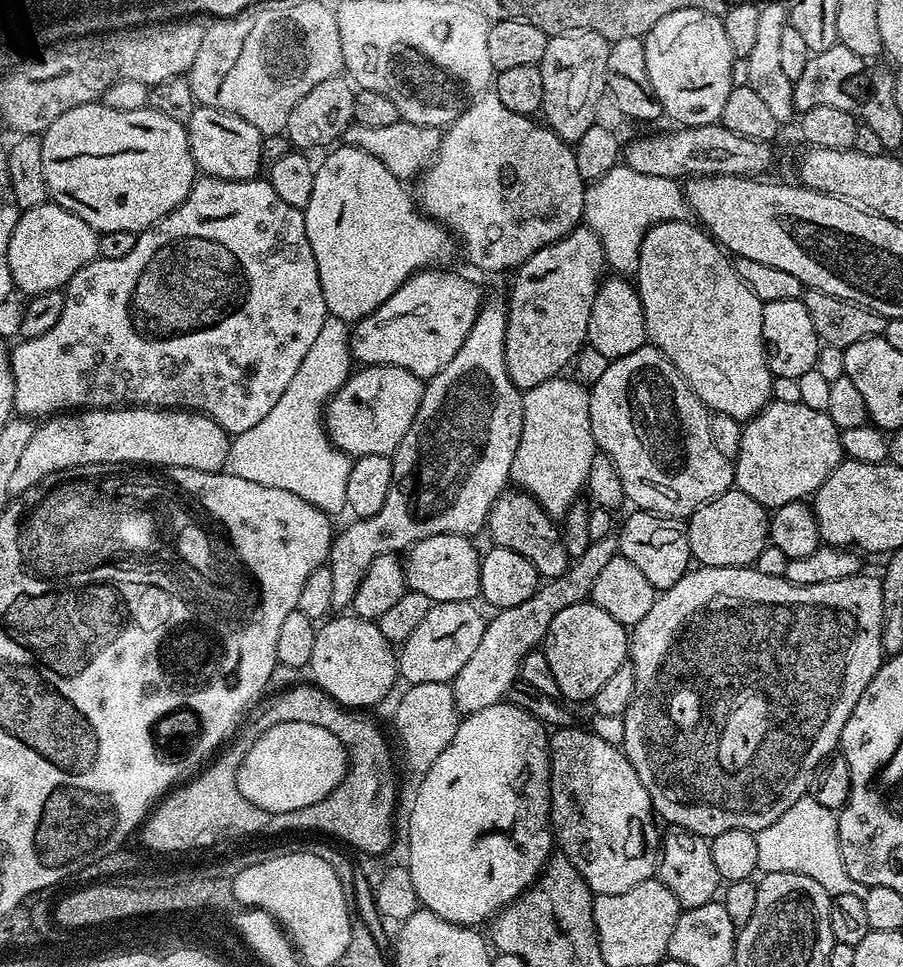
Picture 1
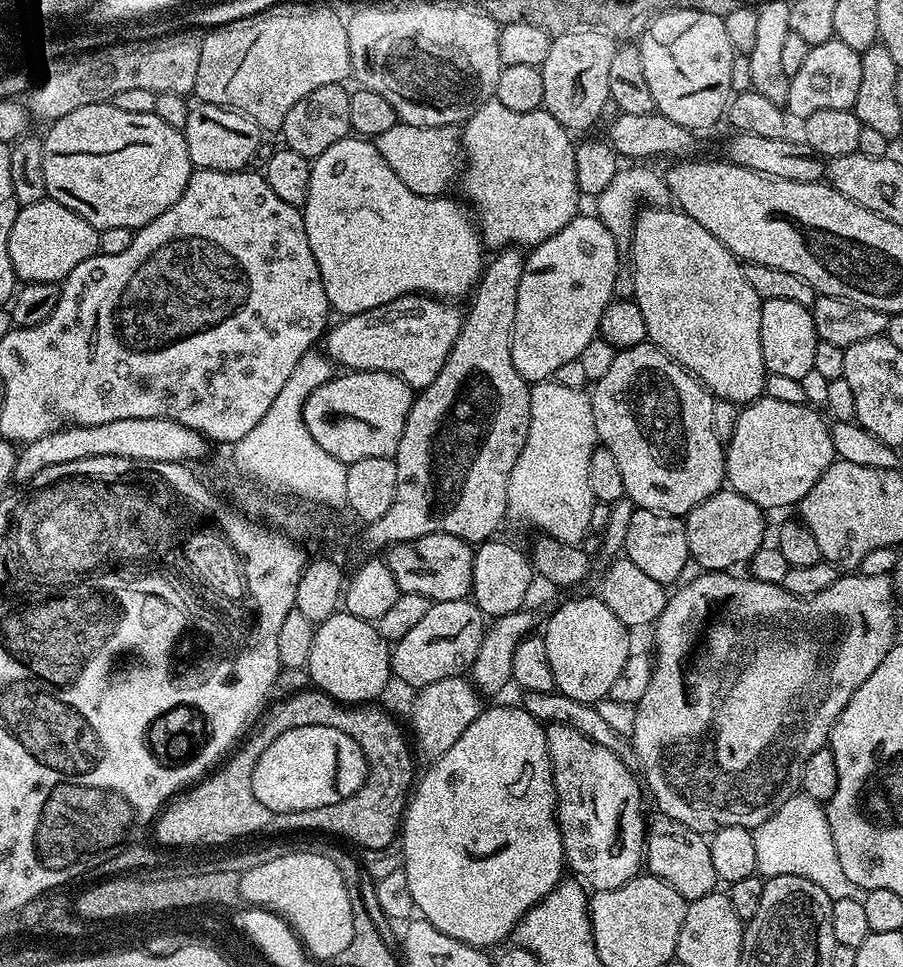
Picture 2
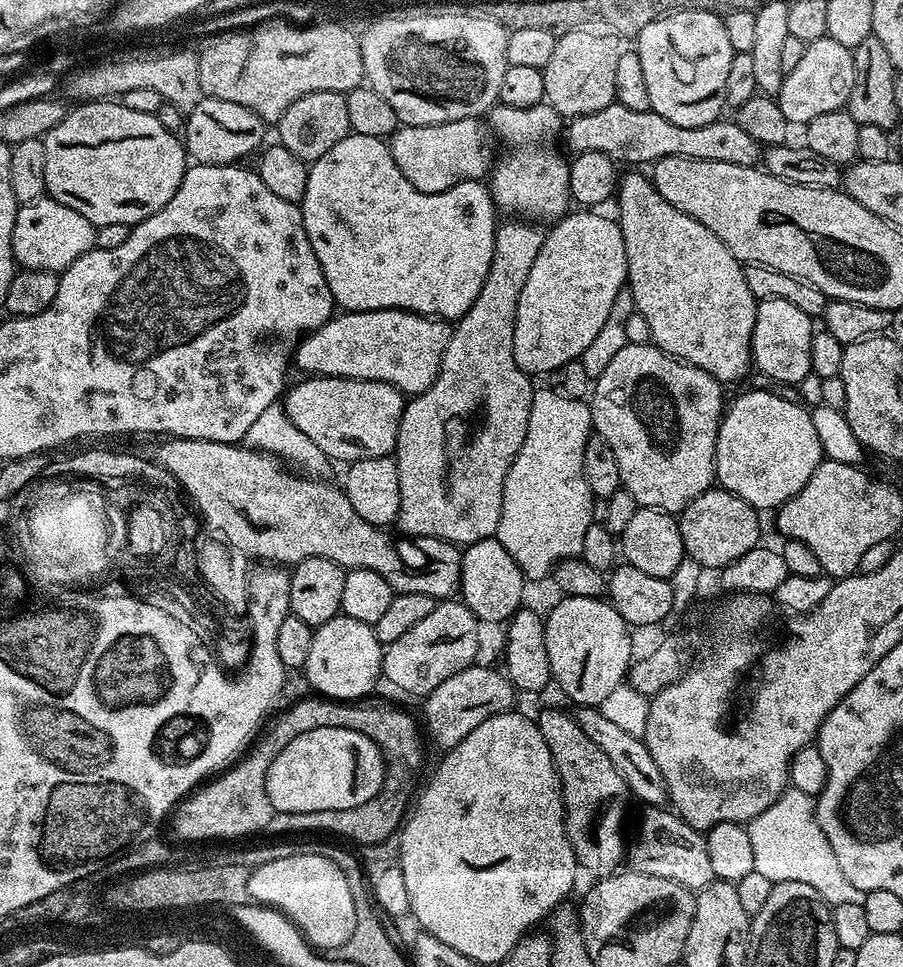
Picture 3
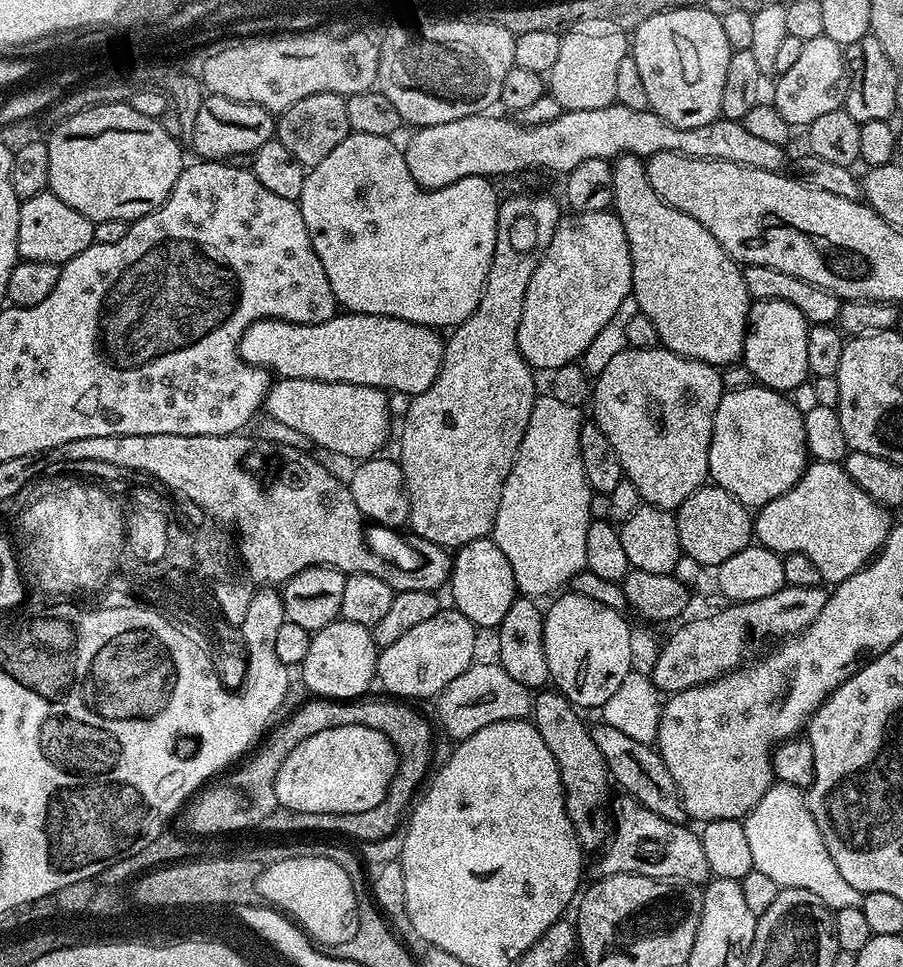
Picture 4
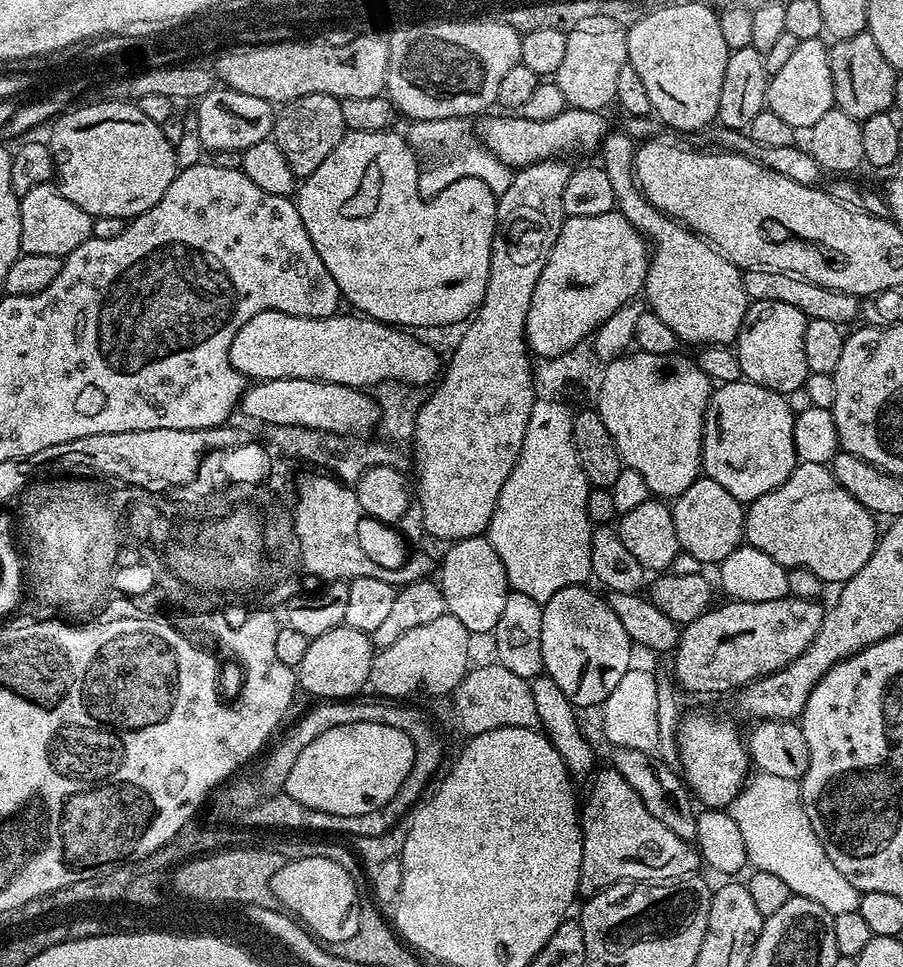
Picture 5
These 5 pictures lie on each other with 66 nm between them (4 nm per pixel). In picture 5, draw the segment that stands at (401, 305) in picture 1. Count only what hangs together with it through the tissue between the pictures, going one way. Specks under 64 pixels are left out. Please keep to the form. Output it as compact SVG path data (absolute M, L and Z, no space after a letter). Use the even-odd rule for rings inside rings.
M266 310L262 314L254 314L254 318L250 318L250 322L246 322L246 326L242 326L242 330L238 330L238 334L234 334L234 342L230 342L230 362L234 366L234 370L238 370L252 382L281 380L282 378L290 378L291 380L321 380L327 384L345 384L351 388L359 388L361 390L371 389L384 380L397 380L400 383L408 385L428 386L441 375L442 356L440 360L439 354L430 345L423 344L416 337L419 335L413 334L411 331L399 326L384 324L381 320L369 320L363 314L351 315L343 316L343 314L337 314L335 316L327 316L326 318L306 318L305 316L295 316L294 314L286 314L285 312L275 312L274 310Z

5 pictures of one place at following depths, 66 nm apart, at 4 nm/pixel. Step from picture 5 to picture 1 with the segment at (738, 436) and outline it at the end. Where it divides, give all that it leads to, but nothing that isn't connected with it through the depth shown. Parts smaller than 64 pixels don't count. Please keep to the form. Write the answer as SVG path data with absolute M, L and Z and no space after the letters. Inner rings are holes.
M792 398L786 402L773 399L743 428L734 455L734 484L769 510L795 500L807 501L846 456L840 441L841 429L827 411L820 409L819 412L808 404L795 404Z

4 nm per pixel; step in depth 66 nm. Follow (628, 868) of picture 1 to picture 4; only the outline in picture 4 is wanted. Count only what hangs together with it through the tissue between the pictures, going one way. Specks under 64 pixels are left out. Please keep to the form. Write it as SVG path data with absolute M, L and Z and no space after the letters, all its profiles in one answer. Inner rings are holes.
M540 690L533 699L530 720L535 724L538 734L542 734L542 742L550 746L550 754L554 754L554 762L558 766L564 787L566 810L580 847L585 853L592 854L592 851L595 853L603 849L610 836L610 775L589 725L584 725L584 720L579 715L583 716L561 692Z

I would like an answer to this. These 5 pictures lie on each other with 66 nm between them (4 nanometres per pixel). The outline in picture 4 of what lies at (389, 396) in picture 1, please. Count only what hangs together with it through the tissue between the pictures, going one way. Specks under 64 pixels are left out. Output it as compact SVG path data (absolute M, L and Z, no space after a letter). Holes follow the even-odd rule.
M280 378L269 388L263 411L268 412L268 420L290 426L290 430L297 432L305 441L313 440L318 447L336 456L359 462L375 457L388 440L388 427L394 421L389 397L385 389L374 386Z

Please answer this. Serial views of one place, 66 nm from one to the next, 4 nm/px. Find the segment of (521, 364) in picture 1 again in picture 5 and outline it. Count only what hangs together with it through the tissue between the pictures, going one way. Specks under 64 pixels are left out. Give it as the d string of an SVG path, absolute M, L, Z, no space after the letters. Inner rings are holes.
M619 210L594 214L594 218L567 217L550 250L546 266L542 266L542 274L538 274L538 284L530 298L524 327L529 353L536 358L553 357L566 354L576 345L583 345L584 339L587 341L616 310L643 289L649 255L649 245L640 231Z

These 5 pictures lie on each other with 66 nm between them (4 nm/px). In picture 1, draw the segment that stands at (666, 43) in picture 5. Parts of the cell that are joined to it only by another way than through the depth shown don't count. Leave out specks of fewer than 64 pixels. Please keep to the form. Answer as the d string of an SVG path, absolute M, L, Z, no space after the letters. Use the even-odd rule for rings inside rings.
M674 10L674 14L666 14L666 18L662 18L652 27L647 36L643 37L643 41L646 50L646 74L650 74L650 86L654 86L658 102L662 102L664 116L677 120L677 125L690 128L717 123L722 114L722 106L726 106L726 98L734 87L734 57L730 42L726 39L723 19L702 10Z

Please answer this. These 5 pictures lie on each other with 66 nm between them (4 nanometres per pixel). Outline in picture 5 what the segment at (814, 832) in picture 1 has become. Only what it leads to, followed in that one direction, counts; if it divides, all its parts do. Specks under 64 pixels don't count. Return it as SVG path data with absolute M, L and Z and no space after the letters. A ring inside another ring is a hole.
M760 772L753 775L745 784L743 792L737 796L730 806L734 822L738 822L738 830L742 830L742 838L746 842L748 863L755 871L769 872L782 878L786 882L789 893L793 896L805 896L810 902L818 902L822 910L826 910L831 917L838 914L850 914L860 906L862 893L830 862L822 842L818 842L818 834L814 834L814 826L810 826L810 818L806 818L806 810L802 806L800 785L790 778L777 778L774 774Z

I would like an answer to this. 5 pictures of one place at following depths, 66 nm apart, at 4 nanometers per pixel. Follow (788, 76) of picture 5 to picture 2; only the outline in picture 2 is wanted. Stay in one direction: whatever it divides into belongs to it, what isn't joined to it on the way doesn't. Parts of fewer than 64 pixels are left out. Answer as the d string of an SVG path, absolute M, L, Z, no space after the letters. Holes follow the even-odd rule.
M835 38L811 45L806 54L806 62L788 81L788 102L786 112L789 117L797 116L803 122L807 116L818 110L855 109L858 86L862 84L862 62L860 53L850 50L846 42Z

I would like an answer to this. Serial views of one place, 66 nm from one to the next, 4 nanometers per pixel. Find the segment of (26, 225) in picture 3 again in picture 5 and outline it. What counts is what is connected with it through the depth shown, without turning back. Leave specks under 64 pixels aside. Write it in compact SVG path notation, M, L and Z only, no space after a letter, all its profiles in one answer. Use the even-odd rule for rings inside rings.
M52 184L34 186L34 190L20 197L21 253L54 254L61 258L69 256L82 246L82 242L93 239L93 219L89 212L82 210L82 206L74 206L74 202L70 202L70 198L63 196Z

